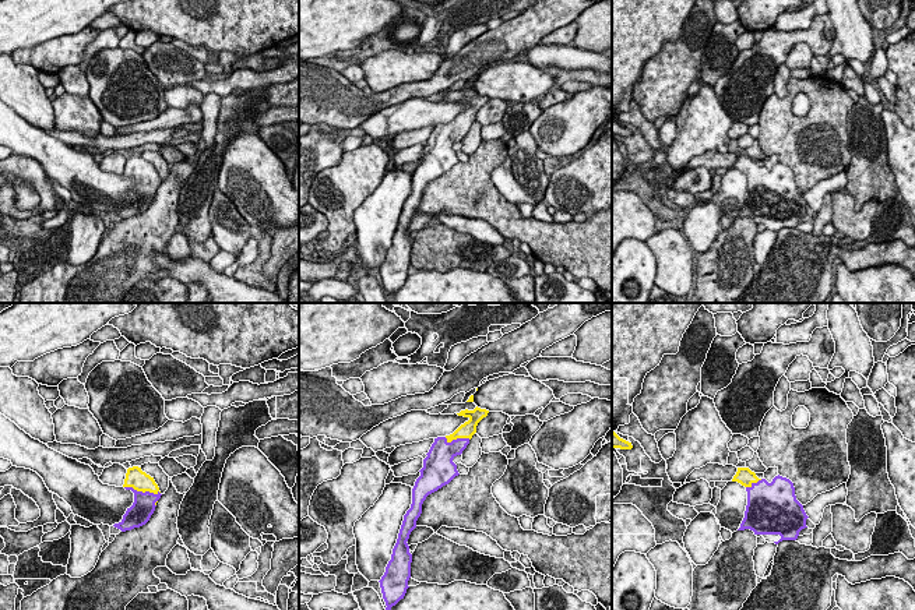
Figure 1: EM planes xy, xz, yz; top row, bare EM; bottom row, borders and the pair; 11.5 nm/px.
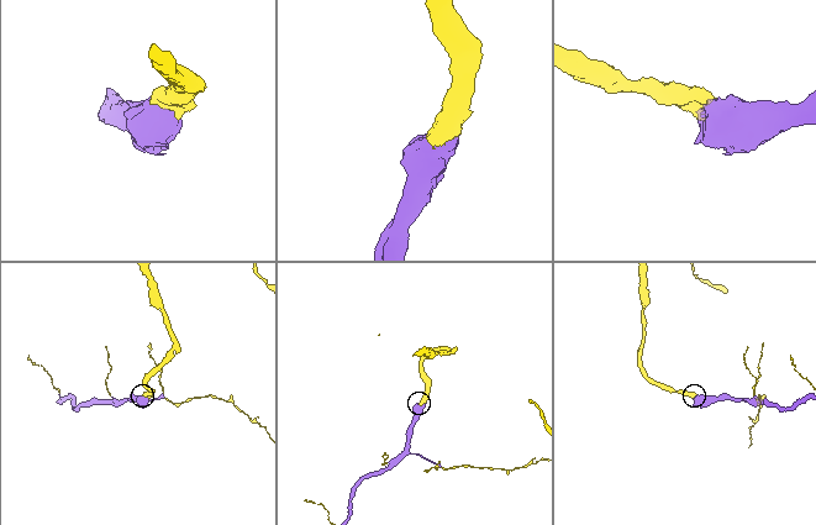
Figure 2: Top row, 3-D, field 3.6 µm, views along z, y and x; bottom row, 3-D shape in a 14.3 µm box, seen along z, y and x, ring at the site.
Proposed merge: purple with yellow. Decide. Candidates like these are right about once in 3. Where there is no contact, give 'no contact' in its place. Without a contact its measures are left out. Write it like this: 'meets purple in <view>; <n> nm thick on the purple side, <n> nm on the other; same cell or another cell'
meets purple in xy; 260 nm thick on the purple side, 240 nm on the other; same cell

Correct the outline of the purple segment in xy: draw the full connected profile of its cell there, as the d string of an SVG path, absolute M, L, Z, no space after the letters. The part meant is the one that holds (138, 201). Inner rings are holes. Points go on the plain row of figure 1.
M138 154L127 156L123 174L134 180L134 190L127 195L123 207L113 214L126 219L140 215L149 208L162 181L154 165Z

